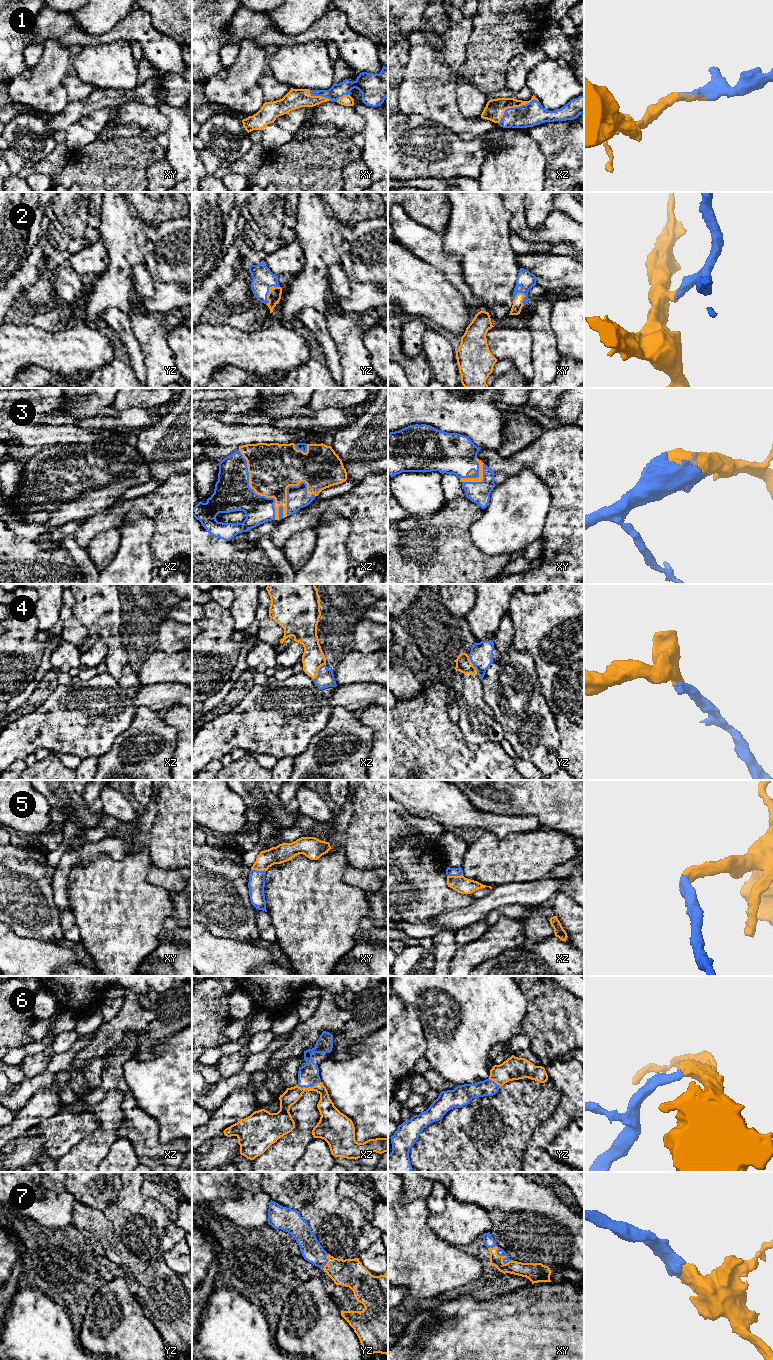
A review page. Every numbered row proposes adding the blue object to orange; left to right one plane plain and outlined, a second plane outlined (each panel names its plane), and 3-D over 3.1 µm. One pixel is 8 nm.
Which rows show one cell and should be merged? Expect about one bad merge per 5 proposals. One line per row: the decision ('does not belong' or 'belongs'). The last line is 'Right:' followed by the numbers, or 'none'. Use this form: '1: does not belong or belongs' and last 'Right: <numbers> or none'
1: belongs
2: belongs
3: belongs
4: does not belong
5: belongs
6: belongs
7: belongs
Right: 1, 2, 3, 5, 6, 7

